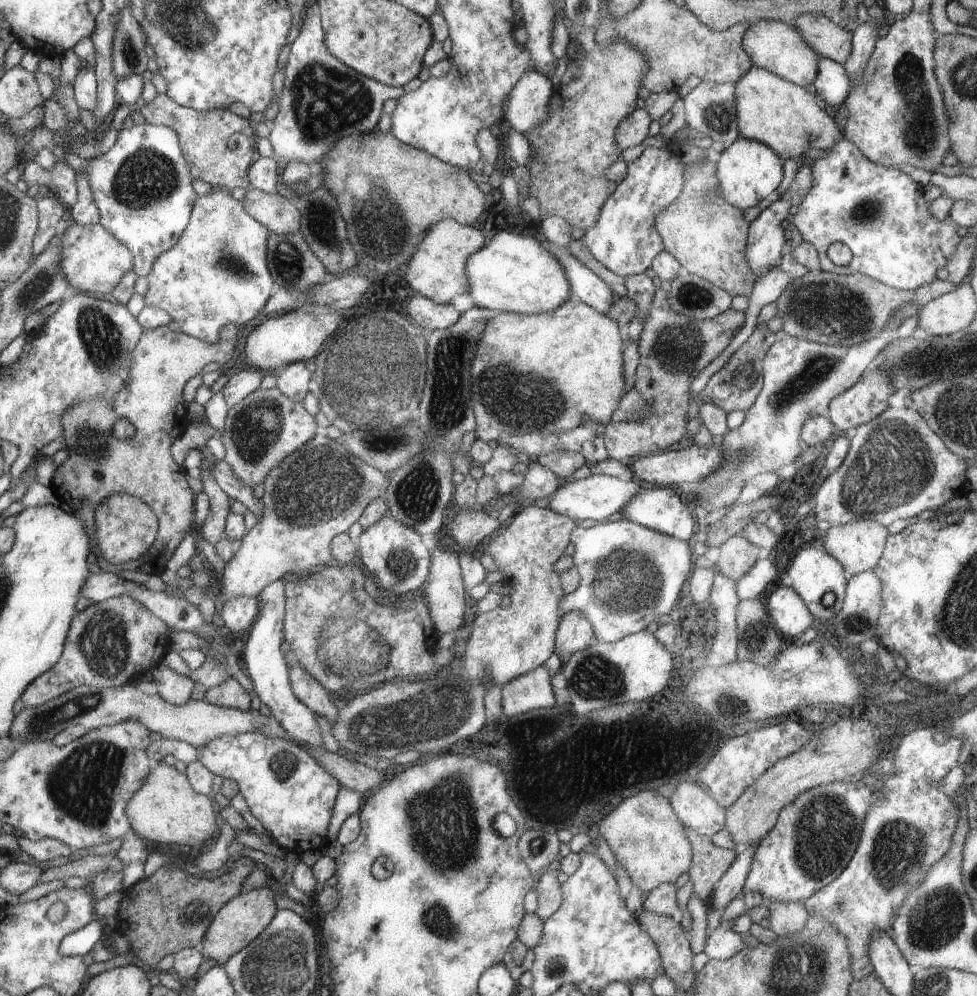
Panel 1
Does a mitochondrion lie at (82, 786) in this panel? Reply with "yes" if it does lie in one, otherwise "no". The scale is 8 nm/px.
yes

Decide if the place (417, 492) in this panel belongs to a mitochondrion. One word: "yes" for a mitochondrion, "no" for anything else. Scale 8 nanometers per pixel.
yes

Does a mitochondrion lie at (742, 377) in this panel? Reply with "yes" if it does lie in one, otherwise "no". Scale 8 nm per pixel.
yes

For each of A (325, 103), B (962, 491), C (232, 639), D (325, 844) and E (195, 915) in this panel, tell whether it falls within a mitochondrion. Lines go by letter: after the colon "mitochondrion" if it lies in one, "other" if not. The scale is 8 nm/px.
A: mitochondrion
B: other
C: other
D: other
E: mitochondrion

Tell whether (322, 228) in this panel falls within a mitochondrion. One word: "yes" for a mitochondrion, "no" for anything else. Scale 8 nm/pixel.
yes

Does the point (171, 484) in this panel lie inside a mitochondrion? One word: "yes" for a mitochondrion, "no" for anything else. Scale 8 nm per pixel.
no

